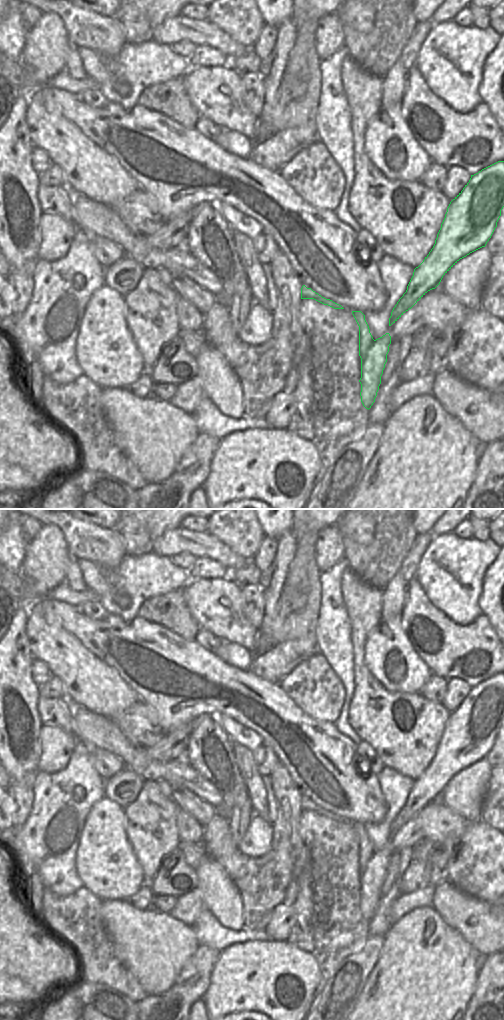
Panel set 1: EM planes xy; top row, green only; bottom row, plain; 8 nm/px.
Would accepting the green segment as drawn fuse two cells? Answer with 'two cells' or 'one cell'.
one cell

